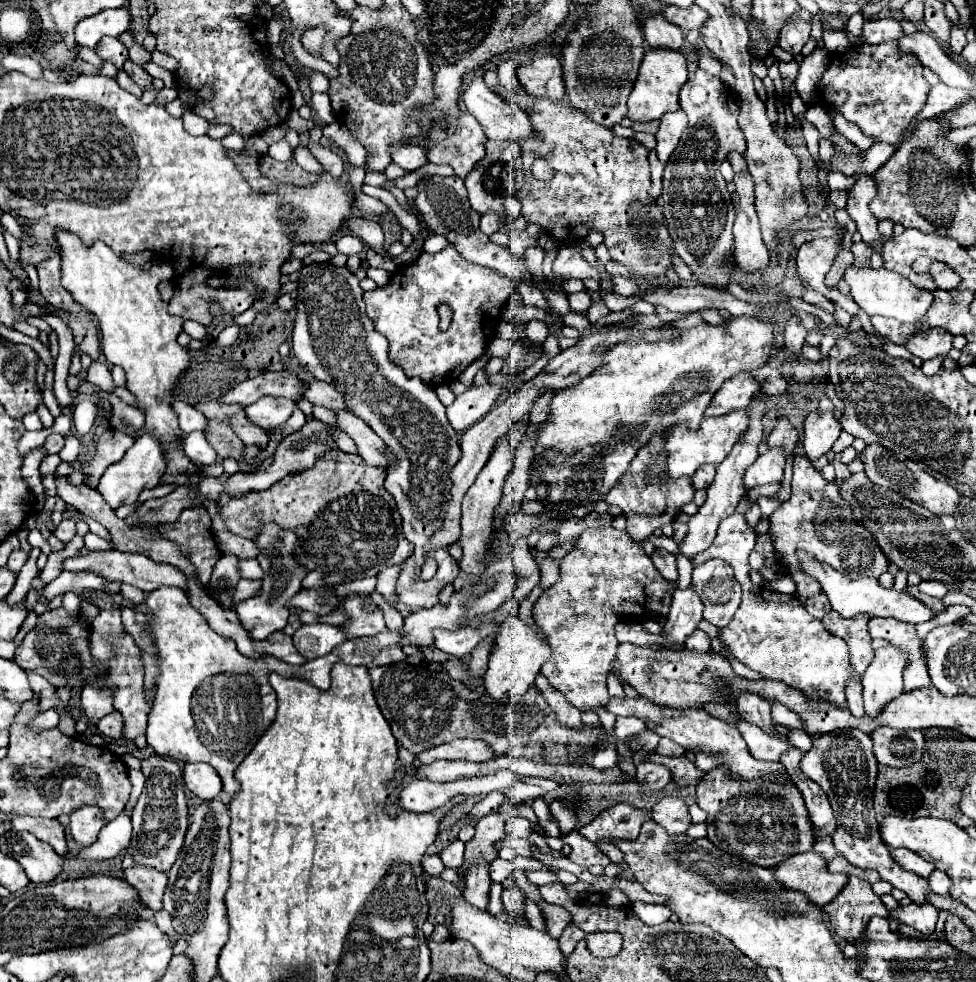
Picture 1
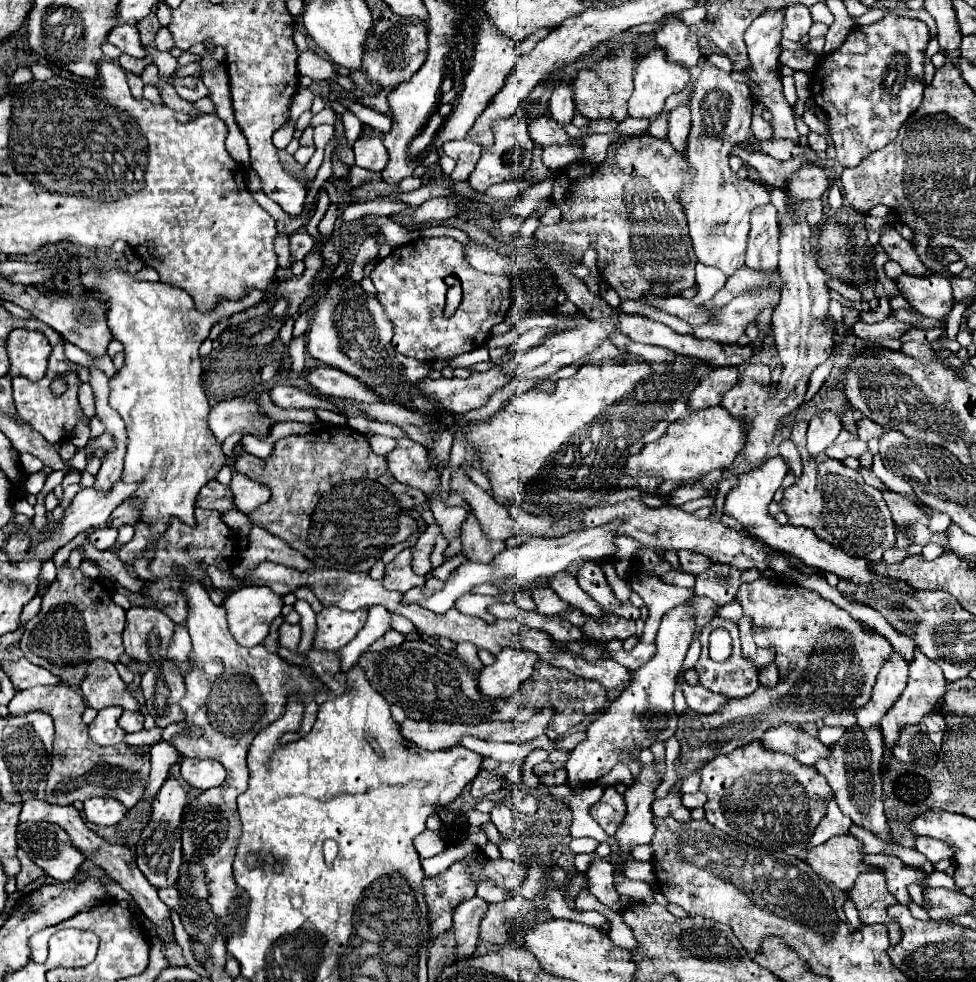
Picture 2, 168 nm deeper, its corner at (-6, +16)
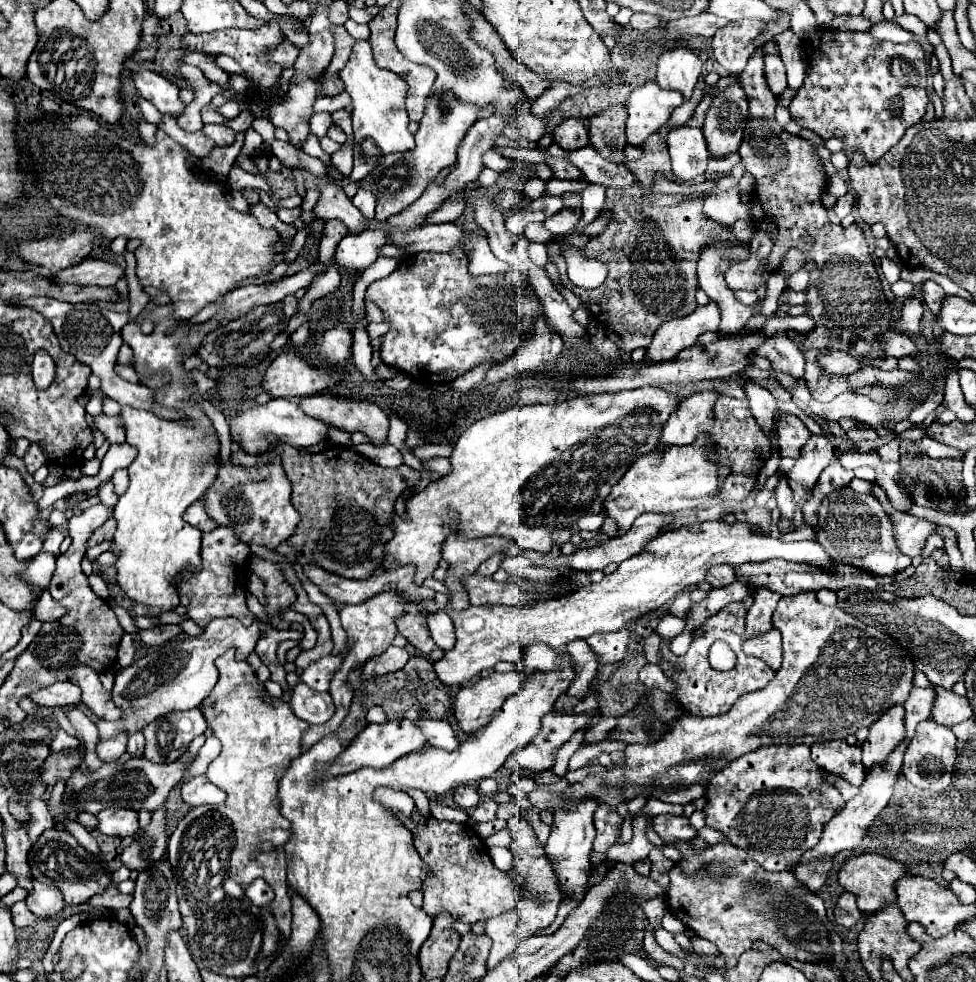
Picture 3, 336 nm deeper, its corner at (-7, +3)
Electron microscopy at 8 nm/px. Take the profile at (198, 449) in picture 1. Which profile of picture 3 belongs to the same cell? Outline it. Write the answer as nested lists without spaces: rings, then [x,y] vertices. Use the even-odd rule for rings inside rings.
[[[271,399],[267,405],[253,407],[231,419],[231,433],[233,433],[235,441],[251,455],[259,453],[261,449],[265,449],[269,445],[267,435],[273,435],[275,439],[289,443],[293,447],[307,449],[311,445],[325,441],[327,431],[329,431],[329,425],[323,425],[323,421],[315,421],[315,417],[307,417],[307,413],[299,411],[299,405],[289,399]]]

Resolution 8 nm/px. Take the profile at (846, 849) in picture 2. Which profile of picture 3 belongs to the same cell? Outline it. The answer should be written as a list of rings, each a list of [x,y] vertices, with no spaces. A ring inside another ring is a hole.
[[[863,853],[863,855],[851,857],[841,867],[839,883],[845,891],[851,891],[851,893],[857,895],[857,907],[863,913],[875,913],[875,911],[883,909],[883,905],[897,901],[895,883],[897,883],[897,879],[909,877],[909,875],[913,875],[911,867],[907,867],[907,865],[895,861],[895,859],[889,859],[889,857],[883,857],[883,855],[877,855],[877,853]]]

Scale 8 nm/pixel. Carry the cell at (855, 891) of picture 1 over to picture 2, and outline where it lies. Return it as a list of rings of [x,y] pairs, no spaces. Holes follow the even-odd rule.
[[[870,870],[862,872],[852,888],[846,892],[846,898],[854,902],[862,924],[884,924],[890,934],[890,944],[898,944],[900,940],[900,926],[894,918],[886,914],[886,908],[896,902],[896,898],[888,892],[886,880],[882,872]]]

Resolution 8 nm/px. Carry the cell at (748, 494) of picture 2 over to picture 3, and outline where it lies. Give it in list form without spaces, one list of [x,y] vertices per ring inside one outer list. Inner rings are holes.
[[[697,521],[659,535],[649,543],[647,553],[623,561],[613,573],[605,575],[601,583],[591,583],[561,599],[537,601],[529,607],[469,607],[459,613],[447,607],[447,613],[455,623],[457,643],[445,653],[441,661],[433,663],[433,669],[443,685],[463,685],[483,669],[495,667],[495,663],[499,661],[521,665],[523,649],[531,643],[545,643],[551,645],[555,651],[561,651],[569,641],[587,639],[595,633],[625,629],[631,619],[659,609],[663,603],[673,601],[691,585],[701,583],[711,565],[735,567],[741,563],[763,563],[775,557],[811,563],[823,569],[831,567],[831,557],[817,541],[785,542],[773,537],[757,537],[751,533],[749,523],[727,525],[717,521]]]

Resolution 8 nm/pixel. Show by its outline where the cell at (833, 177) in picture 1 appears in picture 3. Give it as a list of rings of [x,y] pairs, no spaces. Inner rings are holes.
[[[817,29],[811,37],[803,41],[807,61],[811,71],[805,75],[803,85],[797,89],[789,103],[789,113],[793,121],[805,129],[815,131],[823,139],[839,137],[845,141],[845,151],[863,151],[865,159],[873,165],[877,163],[897,141],[903,133],[921,121],[927,111],[929,95],[923,87],[911,87],[911,71],[917,71],[919,77],[927,75],[927,61],[925,53],[919,43],[891,43],[879,41],[869,33],[833,33],[831,29]]]

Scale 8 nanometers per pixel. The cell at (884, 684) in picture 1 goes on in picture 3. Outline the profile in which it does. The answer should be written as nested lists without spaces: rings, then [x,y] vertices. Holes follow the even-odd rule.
[[[901,705],[891,707],[875,725],[869,727],[869,737],[863,747],[863,767],[871,771],[873,767],[883,767],[889,753],[893,753],[905,739],[905,709]]]

